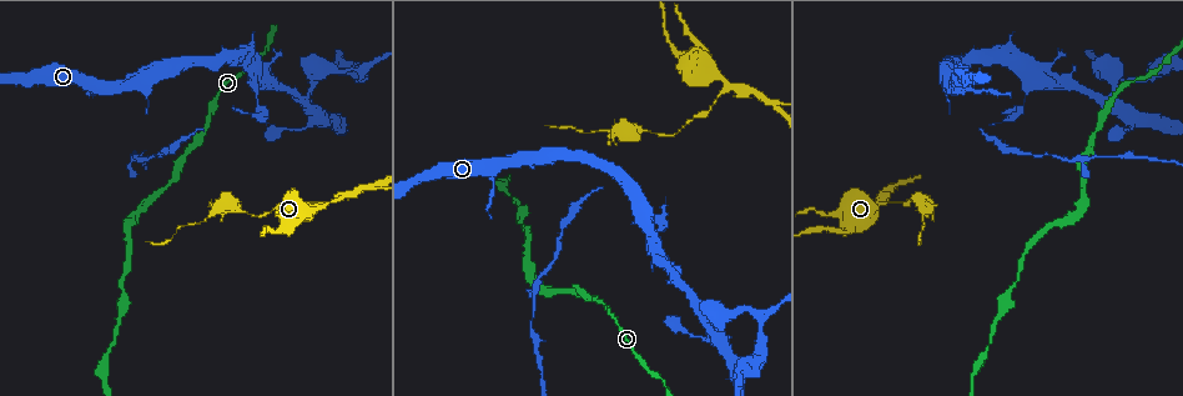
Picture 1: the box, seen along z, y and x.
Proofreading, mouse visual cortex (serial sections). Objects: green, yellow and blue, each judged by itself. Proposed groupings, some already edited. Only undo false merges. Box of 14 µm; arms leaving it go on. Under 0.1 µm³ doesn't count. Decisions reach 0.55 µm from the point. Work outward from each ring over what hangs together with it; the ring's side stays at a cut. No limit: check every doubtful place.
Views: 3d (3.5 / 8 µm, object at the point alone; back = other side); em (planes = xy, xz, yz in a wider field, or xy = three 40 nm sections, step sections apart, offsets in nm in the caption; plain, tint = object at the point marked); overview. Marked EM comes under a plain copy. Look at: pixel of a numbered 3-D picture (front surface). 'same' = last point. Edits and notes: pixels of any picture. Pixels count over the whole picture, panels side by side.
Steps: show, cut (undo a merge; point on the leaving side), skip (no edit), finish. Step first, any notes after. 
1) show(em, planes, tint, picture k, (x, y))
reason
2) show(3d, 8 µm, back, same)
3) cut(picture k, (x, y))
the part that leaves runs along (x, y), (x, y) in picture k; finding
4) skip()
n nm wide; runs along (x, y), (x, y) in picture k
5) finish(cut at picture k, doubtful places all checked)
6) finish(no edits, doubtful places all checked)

show(3d, 3.5 µm, picture 1, (728, 83))

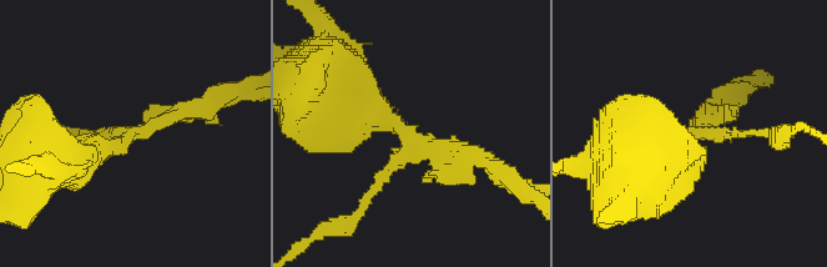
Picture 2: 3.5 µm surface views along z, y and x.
show(em, xy, step 5, tint, picture 2, (695, 136))
need the tissue

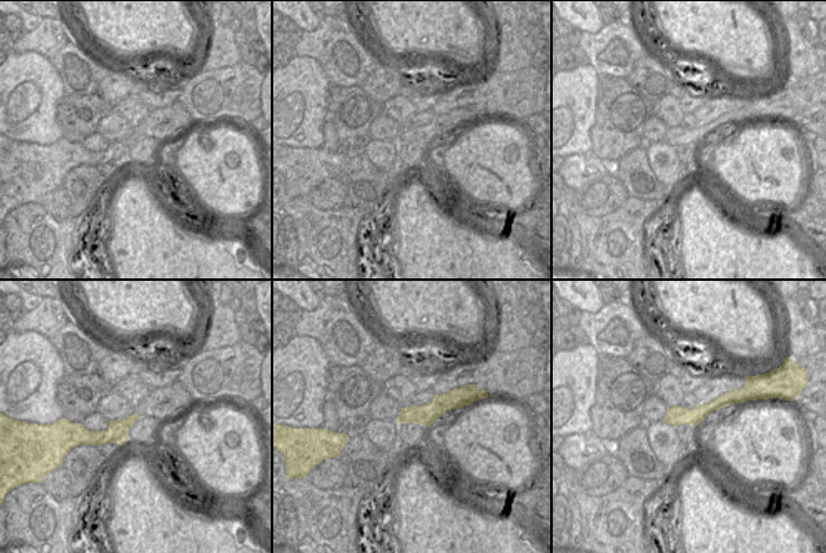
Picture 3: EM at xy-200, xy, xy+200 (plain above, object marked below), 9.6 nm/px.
show(em, xy, step 1, tint, same)
another direction

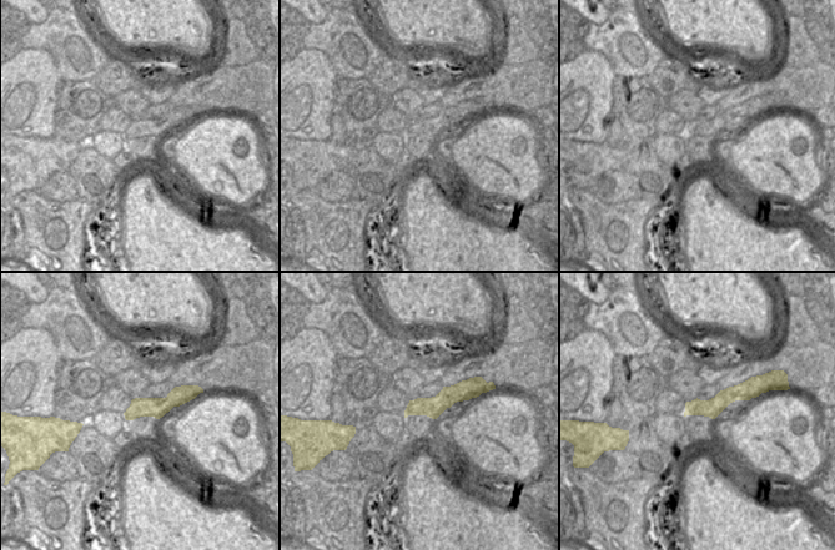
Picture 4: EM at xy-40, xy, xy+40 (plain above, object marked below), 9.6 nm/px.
skip()
runs along (661, 162), (700, 131), (757, 131) in picture 2; all the same cell

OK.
show(3d, 3.5 µm, picture 1, (368, 187))

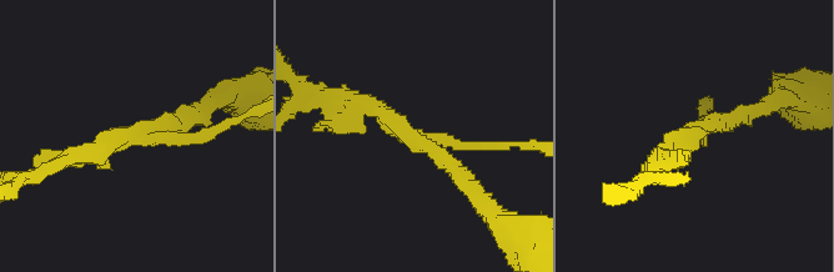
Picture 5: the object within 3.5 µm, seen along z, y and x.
show(em, xy, step 5, tint, picture 5, (137, 131))
need the tissue

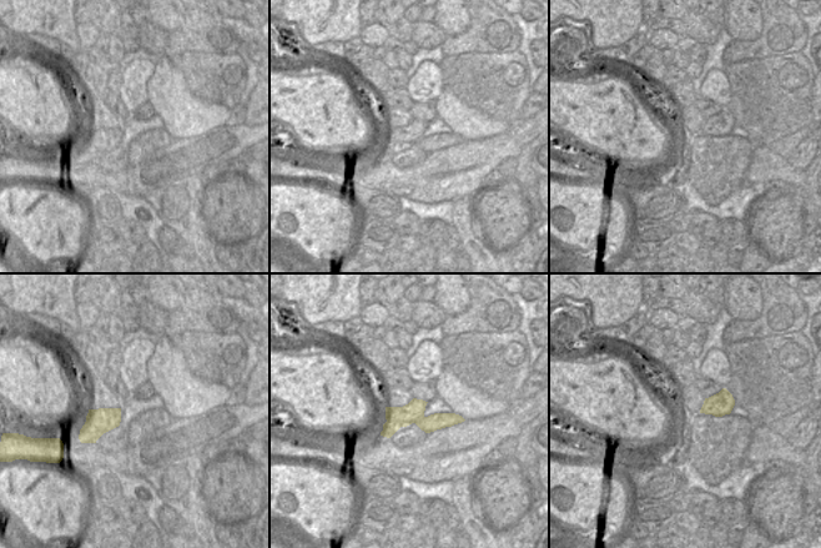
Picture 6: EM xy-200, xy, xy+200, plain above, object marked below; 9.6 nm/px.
skip()
runs along (351, 97), (432, 149), (473, 194) in picture 5; one cell here

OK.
show(3d, 8 µm, picture 1, (751, 313))
three arms meet

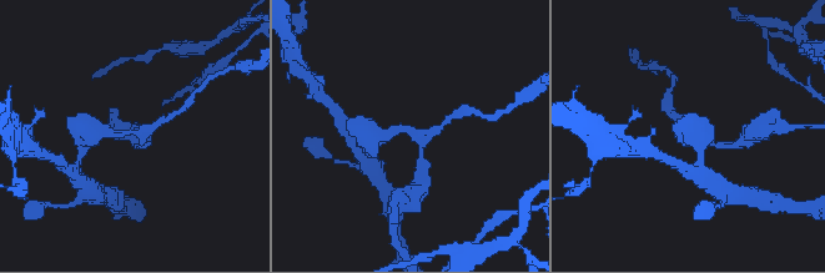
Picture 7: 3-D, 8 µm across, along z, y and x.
show(em, xy, step 3, tint, picture 7, (127, 135))
3 arms; arms of 200, 200, 450 nm; now the EM

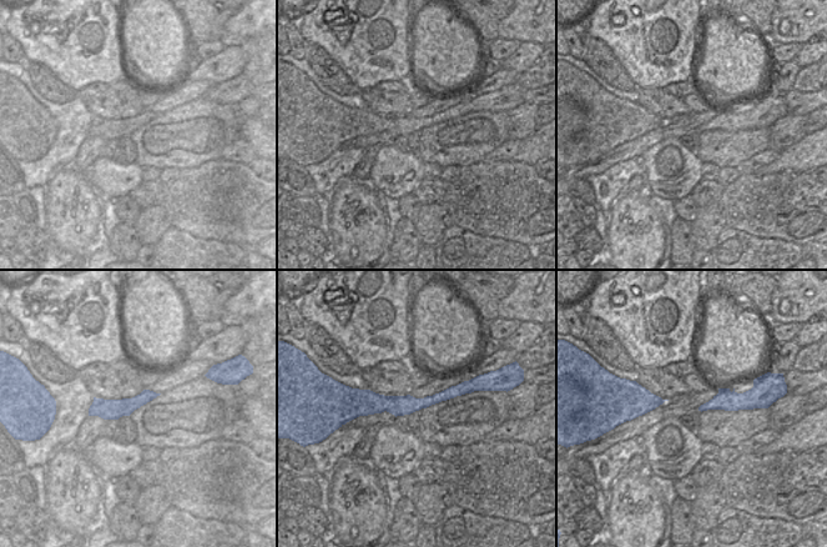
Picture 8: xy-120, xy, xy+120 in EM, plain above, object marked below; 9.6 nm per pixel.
cut(picture 7, (437, 129))
the part that leaves runs along (411, 135), (421, 142), (421, 181) in picture 7; a second cell is stuck on

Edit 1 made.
finish(cut at picture 7, doubtful places all checked)

